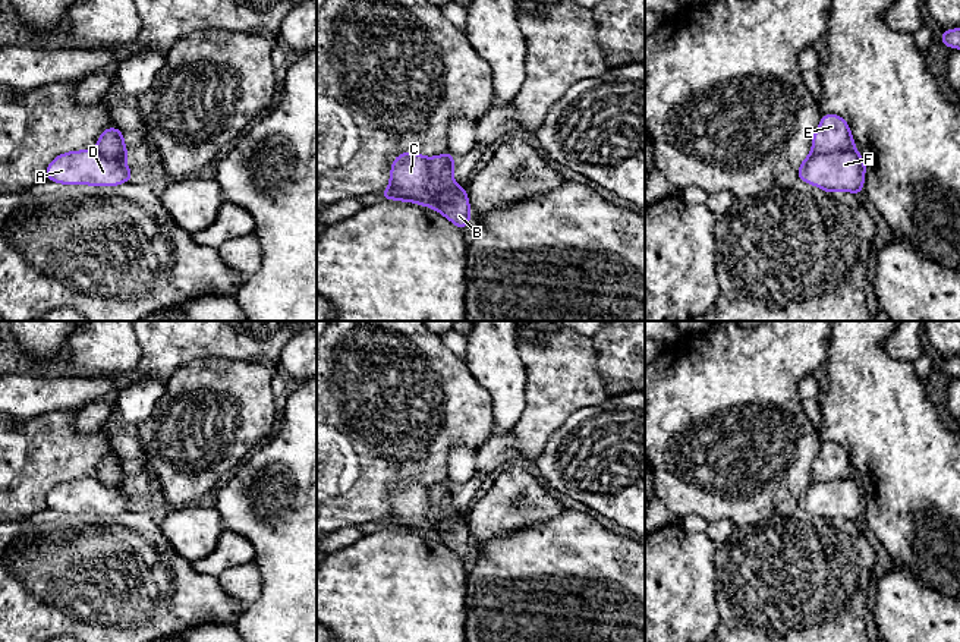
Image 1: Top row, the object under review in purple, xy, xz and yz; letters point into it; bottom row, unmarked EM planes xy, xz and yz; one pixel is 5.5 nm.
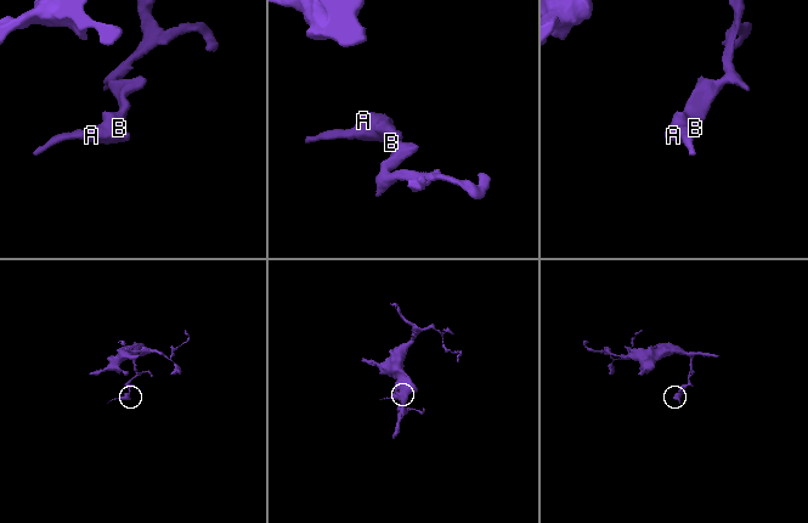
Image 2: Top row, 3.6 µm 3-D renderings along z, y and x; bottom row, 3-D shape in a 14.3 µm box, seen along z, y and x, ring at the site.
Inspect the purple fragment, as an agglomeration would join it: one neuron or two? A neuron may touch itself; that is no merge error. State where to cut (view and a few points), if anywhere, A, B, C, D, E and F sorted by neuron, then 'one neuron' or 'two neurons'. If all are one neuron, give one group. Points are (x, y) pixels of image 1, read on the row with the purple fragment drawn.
xz (428, 159), (428, 176), (453, 189), (437, 208) | A C D F / B E | two neurons

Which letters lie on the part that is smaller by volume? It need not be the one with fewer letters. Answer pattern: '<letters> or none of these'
A, C, D, F

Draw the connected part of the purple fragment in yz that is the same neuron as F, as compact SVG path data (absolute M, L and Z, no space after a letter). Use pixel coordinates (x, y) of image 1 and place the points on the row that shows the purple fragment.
M859 151L811 152L800 164L797 177L828 193L862 193L866 163Z

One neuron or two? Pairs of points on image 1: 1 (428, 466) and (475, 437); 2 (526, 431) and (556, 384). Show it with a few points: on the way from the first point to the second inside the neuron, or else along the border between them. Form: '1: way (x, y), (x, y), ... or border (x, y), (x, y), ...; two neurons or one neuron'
1: way (437, 453), (453, 437), (462, 437); one neuron
2: way (538, 419), (551, 396); one neuron

